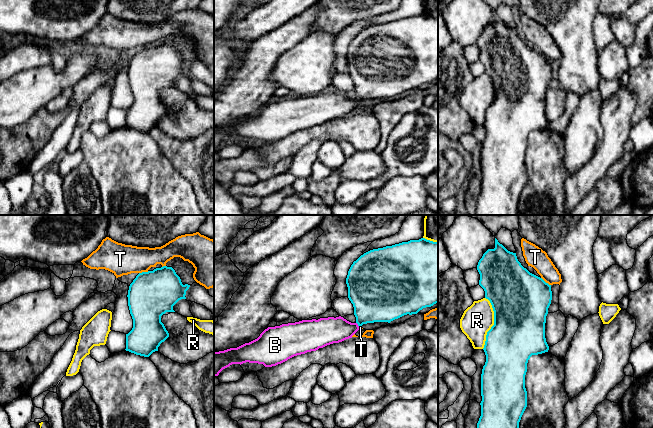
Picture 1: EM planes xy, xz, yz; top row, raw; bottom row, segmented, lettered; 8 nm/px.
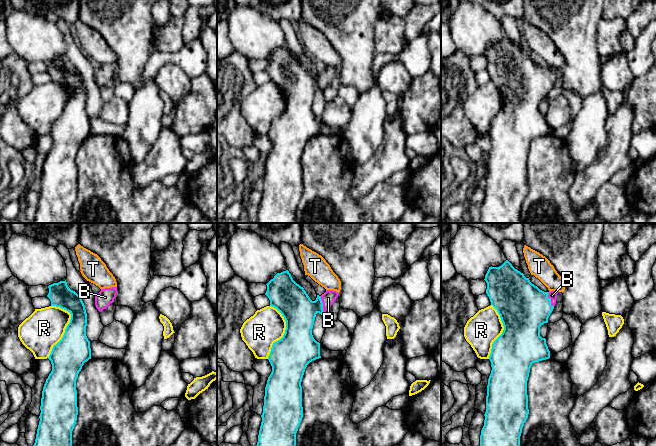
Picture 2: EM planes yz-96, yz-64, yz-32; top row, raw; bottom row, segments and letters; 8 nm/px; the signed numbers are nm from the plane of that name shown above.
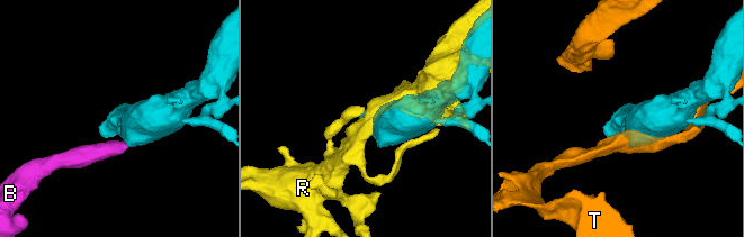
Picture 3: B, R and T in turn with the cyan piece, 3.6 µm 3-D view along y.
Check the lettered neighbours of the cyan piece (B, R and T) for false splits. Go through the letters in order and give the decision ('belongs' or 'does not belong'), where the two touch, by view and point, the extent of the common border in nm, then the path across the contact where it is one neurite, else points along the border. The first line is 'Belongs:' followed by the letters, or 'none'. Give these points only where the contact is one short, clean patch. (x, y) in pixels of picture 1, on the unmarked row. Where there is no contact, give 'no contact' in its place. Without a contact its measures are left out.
Belongs: B
B: belongs | xz (357, 99) | 40 nm | across xz (375, 74), (357, 99), (350, 105), (330, 106)
R: does not belong | yz (494, 99) | 420 nm
T: does not belong | yz (545, 58) | 100 nm

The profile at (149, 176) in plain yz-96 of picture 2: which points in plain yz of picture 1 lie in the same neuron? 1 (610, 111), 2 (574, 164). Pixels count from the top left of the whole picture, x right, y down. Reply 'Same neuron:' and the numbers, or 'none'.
Same neuron: 1

